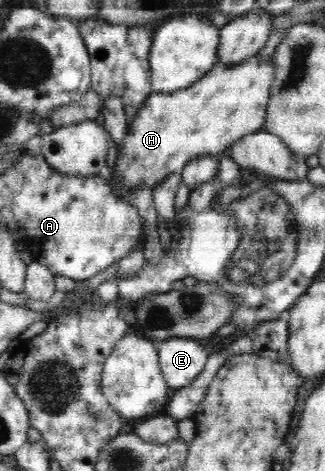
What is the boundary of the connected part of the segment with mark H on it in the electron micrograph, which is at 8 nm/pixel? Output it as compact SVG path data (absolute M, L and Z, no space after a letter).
M258 53L250 61L234 69L226 69L226 66L218 63L200 81L175 93L152 93L146 102L140 106L134 124L130 130L130 138L123 139L124 154L118 160L118 176L130 184L130 190L140 186L142 182L150 188L156 188L162 180L166 180L170 173L182 172L192 160L200 160L204 156L222 156L228 153L232 146L240 142L240 138L258 133L264 129L265 115L269 100L270 88L274 80L273 60L266 60Z

